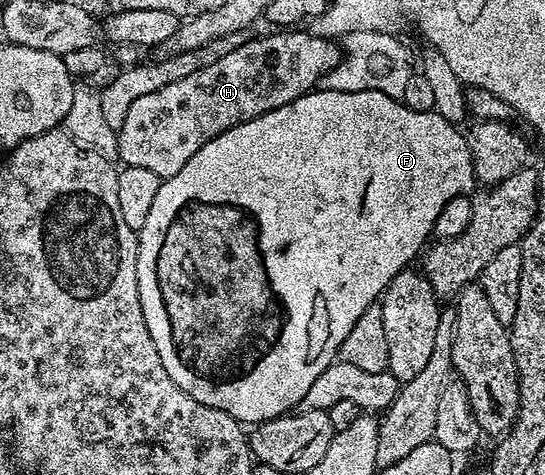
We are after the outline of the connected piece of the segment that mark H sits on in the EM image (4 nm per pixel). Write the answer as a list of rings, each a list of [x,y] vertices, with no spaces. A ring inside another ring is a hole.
[[[286,28],[281,32],[270,33],[274,34],[250,38],[247,42],[232,47],[227,54],[217,55],[208,68],[201,68],[182,80],[173,81],[159,91],[137,97],[124,116],[124,124],[117,130],[121,165],[148,168],[163,180],[176,176],[176,172],[180,172],[180,168],[184,168],[184,164],[188,164],[188,160],[192,160],[192,156],[196,156],[196,152],[200,152],[200,148],[204,148],[208,140],[220,136],[220,132],[228,132],[228,128],[236,128],[236,124],[256,120],[256,116],[284,108],[284,104],[310,93],[321,83],[322,76],[336,68],[336,64],[342,59],[337,41],[321,38],[305,29]]]

